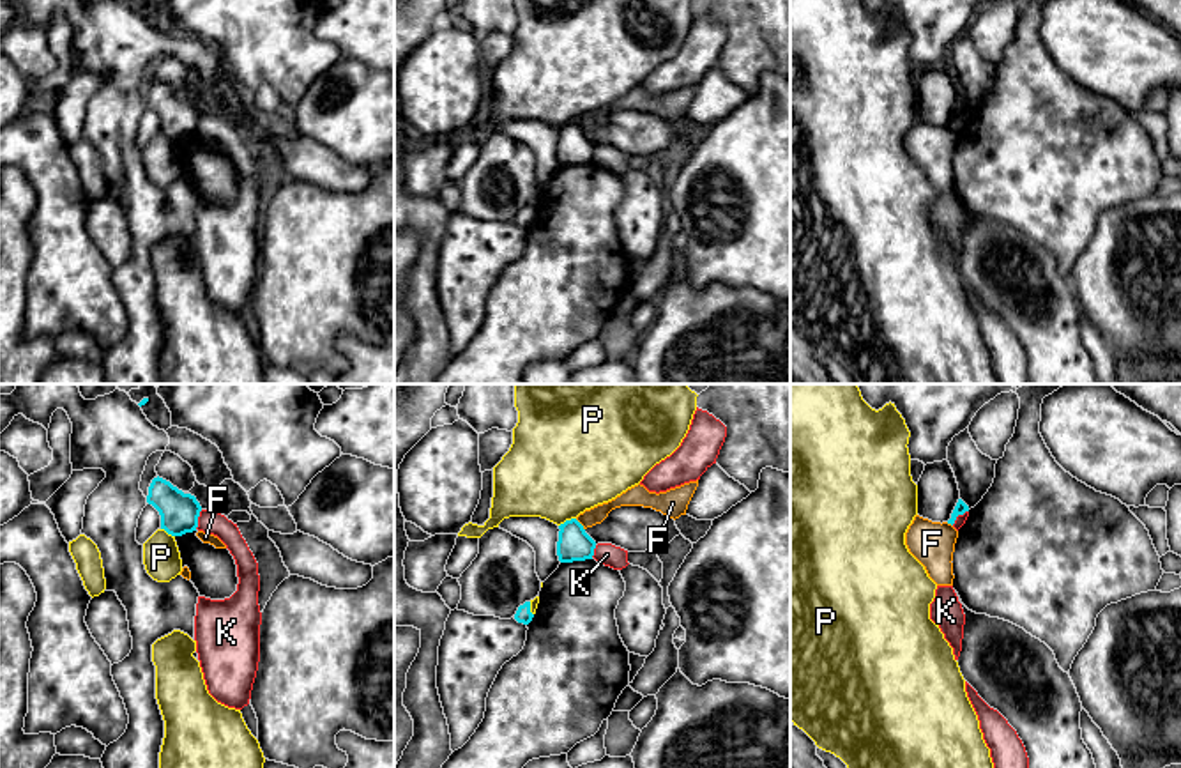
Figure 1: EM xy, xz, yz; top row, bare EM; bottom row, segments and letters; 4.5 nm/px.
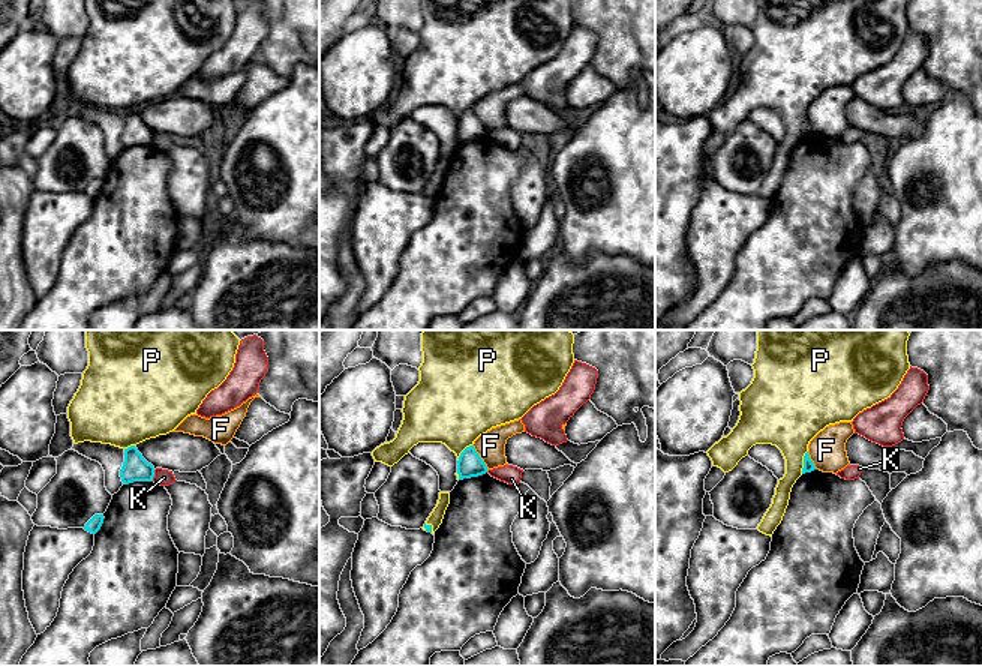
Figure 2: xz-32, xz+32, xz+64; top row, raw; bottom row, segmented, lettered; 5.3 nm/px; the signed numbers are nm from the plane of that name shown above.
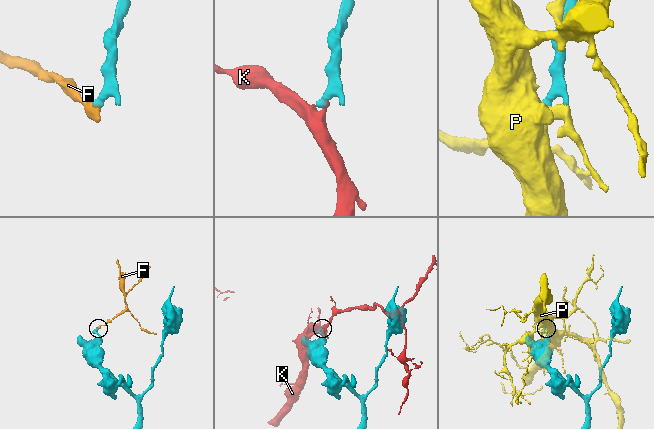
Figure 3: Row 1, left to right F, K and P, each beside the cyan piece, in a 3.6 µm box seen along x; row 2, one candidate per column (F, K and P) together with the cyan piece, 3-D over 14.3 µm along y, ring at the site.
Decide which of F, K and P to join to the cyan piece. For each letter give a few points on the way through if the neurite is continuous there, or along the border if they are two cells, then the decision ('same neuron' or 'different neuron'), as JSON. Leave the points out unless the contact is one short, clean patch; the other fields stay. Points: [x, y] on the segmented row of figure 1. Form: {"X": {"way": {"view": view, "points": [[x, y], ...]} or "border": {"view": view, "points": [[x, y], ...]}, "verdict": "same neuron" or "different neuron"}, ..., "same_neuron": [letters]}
{"F": {"border": {"view": "xz", "points": [[575, 519], [584, 529]]}, "verdict": "different neuron"}, "K": {"border": {"view": "xy", "points": [[202, 510], [195, 528]]}, "verdict": "different neuron"}, "P": {"verdict": "different neuron"}, "same_neuron": []}

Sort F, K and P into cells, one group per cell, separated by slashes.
F / K / P

